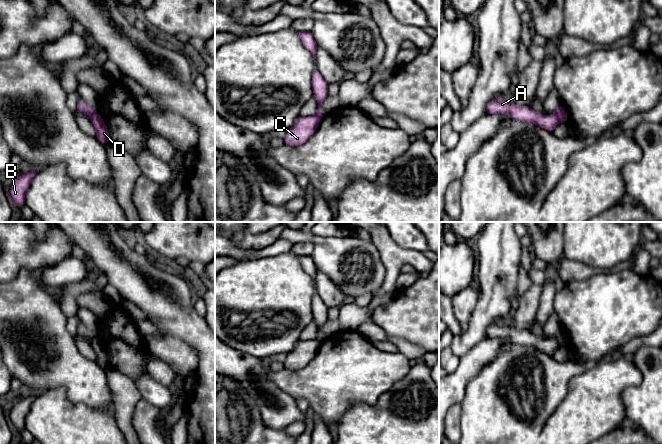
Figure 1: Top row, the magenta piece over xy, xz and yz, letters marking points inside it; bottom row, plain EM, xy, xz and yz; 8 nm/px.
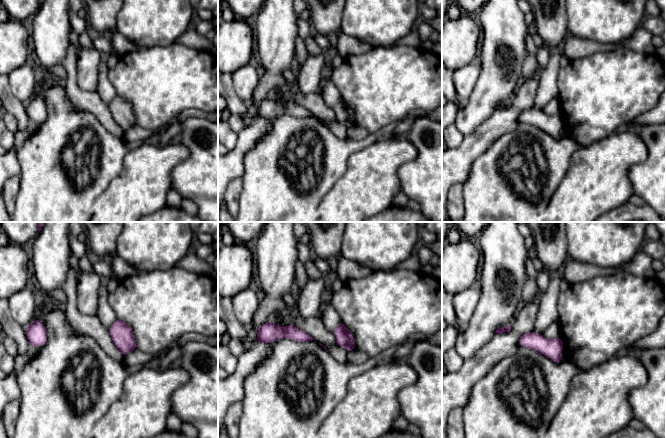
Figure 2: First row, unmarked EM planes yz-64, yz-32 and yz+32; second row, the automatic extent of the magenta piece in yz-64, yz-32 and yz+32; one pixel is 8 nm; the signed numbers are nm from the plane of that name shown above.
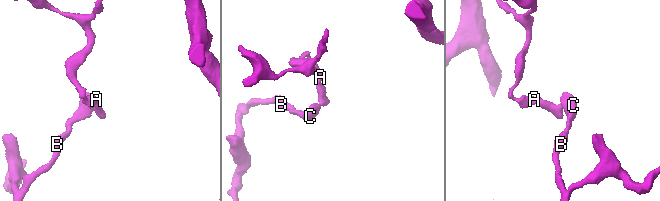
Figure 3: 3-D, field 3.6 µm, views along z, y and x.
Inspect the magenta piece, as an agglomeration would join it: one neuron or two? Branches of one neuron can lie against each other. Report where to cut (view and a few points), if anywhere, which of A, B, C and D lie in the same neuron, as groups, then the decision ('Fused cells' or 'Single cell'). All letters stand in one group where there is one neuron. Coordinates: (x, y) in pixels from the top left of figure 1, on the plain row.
Split along yz (554, 337), (560, 345). Groups: A D / B C. Fused cells

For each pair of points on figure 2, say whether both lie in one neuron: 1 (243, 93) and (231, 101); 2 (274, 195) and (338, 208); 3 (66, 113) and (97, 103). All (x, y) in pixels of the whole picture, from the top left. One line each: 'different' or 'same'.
1: different
2: different
3: different

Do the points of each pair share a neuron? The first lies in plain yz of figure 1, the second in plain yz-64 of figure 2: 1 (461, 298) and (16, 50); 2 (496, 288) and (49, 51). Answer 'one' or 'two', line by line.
1: two
2: one

